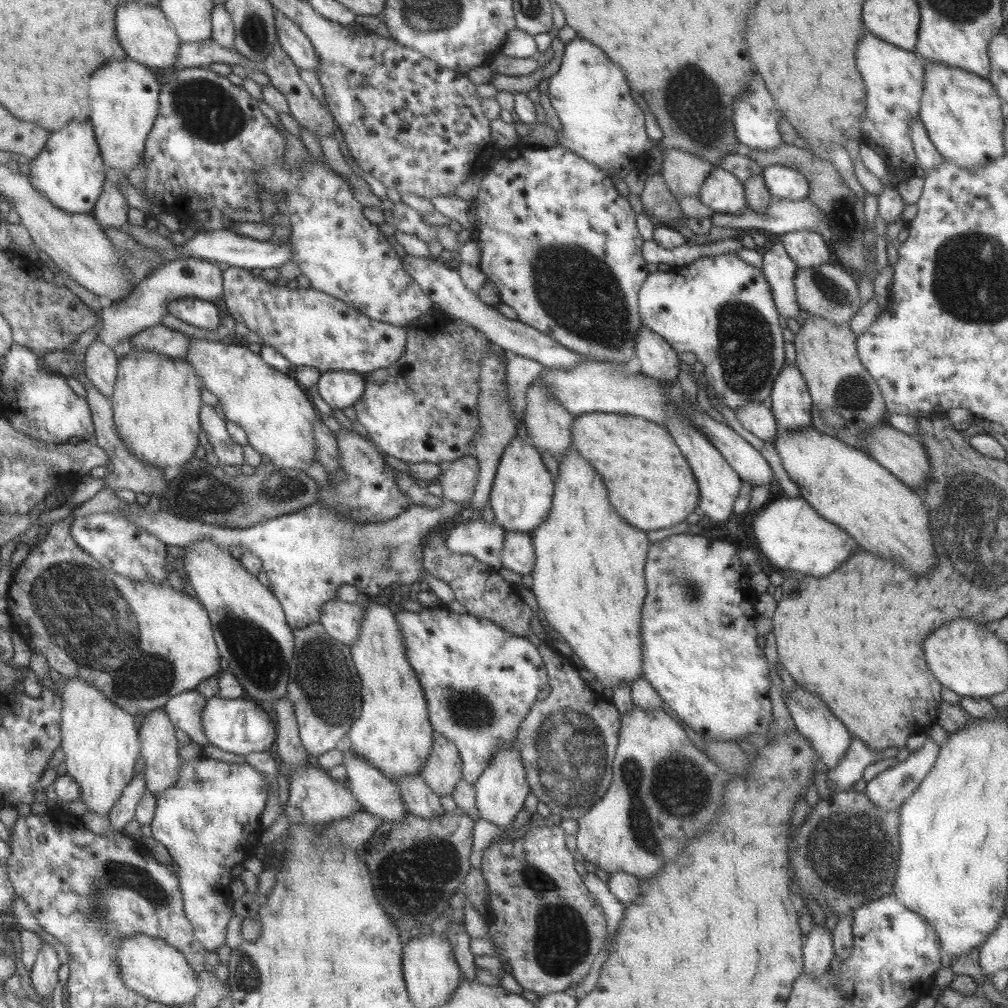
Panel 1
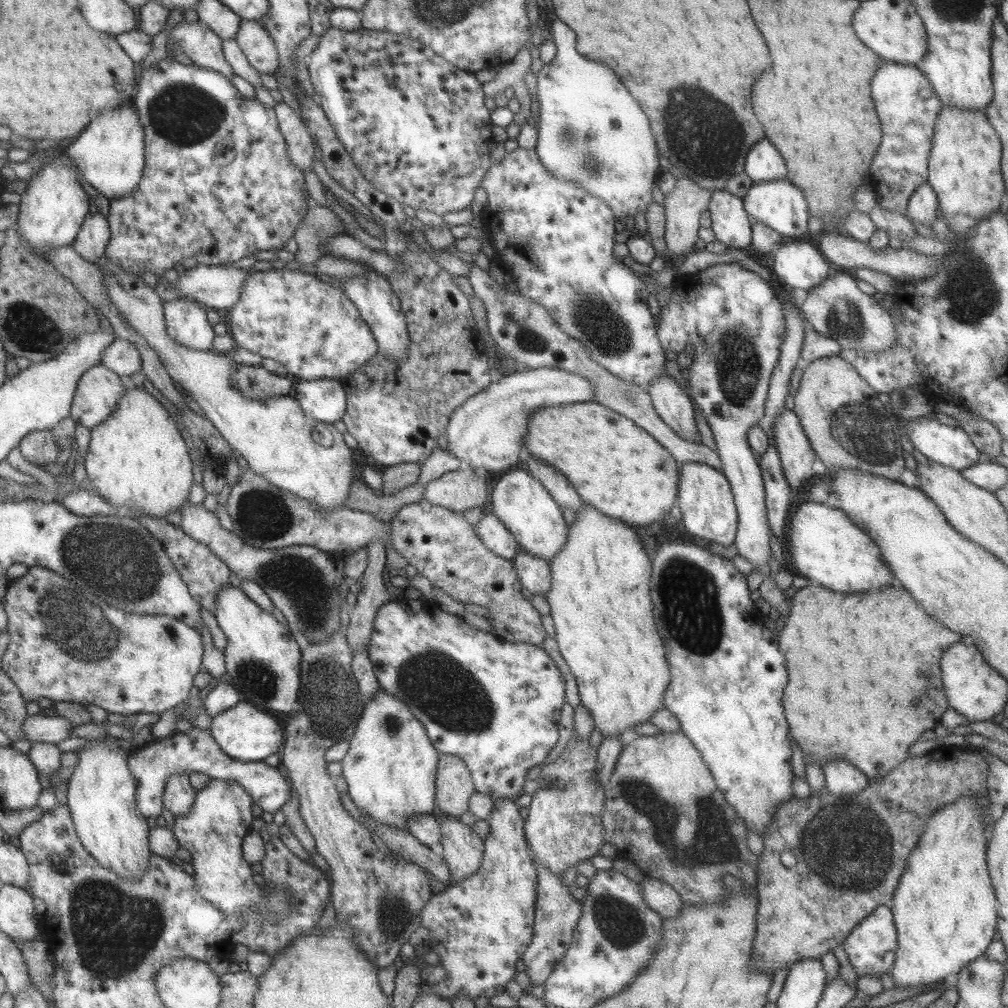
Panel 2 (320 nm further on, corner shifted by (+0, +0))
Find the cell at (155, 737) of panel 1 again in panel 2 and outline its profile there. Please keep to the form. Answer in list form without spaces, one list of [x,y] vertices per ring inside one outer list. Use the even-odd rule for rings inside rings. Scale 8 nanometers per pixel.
[[[174,774],[166,782],[162,806],[174,816],[183,816],[193,805],[195,792],[189,785],[187,774]]]

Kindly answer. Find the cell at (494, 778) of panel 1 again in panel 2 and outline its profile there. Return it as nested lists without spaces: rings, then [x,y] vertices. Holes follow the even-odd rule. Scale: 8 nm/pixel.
[[[493,799],[493,808],[488,819],[489,832],[483,840],[484,849],[480,867],[462,881],[451,882],[443,891],[425,901],[419,913],[420,926],[431,933],[430,950],[439,958],[441,968],[447,974],[445,980],[427,985],[422,982],[420,991],[430,988],[439,998],[449,1003],[456,994],[464,994],[474,1000],[484,995],[489,988],[502,990],[516,975],[515,962],[522,958],[531,941],[536,903],[537,877],[528,844],[524,837],[524,819],[518,813],[516,800]]]

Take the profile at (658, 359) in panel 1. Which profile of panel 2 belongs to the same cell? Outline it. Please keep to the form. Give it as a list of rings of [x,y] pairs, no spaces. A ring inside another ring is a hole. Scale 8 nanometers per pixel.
[[[665,372],[645,386],[657,416],[673,432],[687,442],[699,442],[700,434],[695,422],[695,408],[691,398],[681,391],[674,379]]]

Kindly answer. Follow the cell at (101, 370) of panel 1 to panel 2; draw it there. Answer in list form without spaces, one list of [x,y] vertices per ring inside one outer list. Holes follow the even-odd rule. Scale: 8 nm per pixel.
[[[101,364],[92,366],[77,381],[69,417],[92,429],[115,410],[125,390],[114,372]]]

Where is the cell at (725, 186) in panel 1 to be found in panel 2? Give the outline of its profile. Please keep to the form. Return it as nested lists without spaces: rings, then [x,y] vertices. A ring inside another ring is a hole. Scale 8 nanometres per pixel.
[[[715,190],[710,194],[706,211],[710,213],[715,241],[728,249],[744,249],[750,245],[752,221],[743,210],[743,201],[729,192]]]

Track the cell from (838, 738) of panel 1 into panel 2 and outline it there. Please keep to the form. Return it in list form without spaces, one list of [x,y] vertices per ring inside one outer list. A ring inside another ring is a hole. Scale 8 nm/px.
[[[830,760],[822,765],[825,792],[833,796],[858,798],[865,789],[868,777],[848,760]]]

